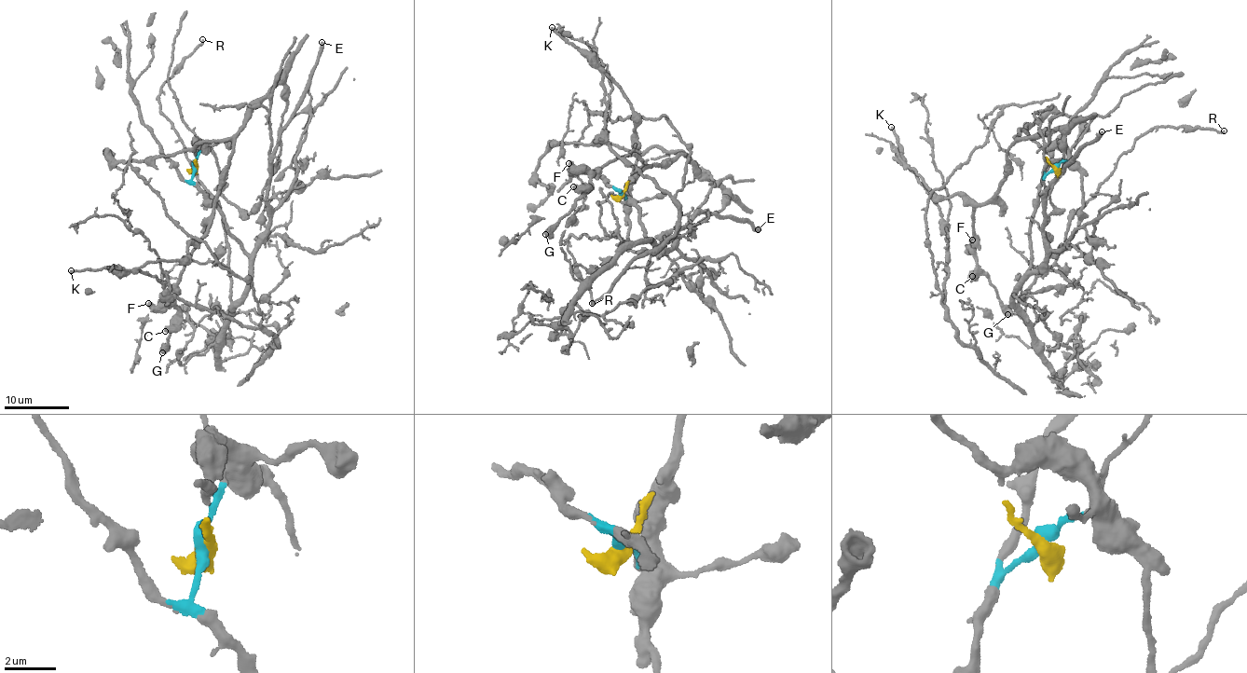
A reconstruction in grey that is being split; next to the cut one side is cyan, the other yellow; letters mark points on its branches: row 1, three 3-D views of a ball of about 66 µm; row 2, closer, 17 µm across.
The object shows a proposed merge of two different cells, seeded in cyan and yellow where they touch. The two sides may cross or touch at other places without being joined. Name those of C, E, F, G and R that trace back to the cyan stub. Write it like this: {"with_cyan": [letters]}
{"with_cyan": ["E", "R"]}

